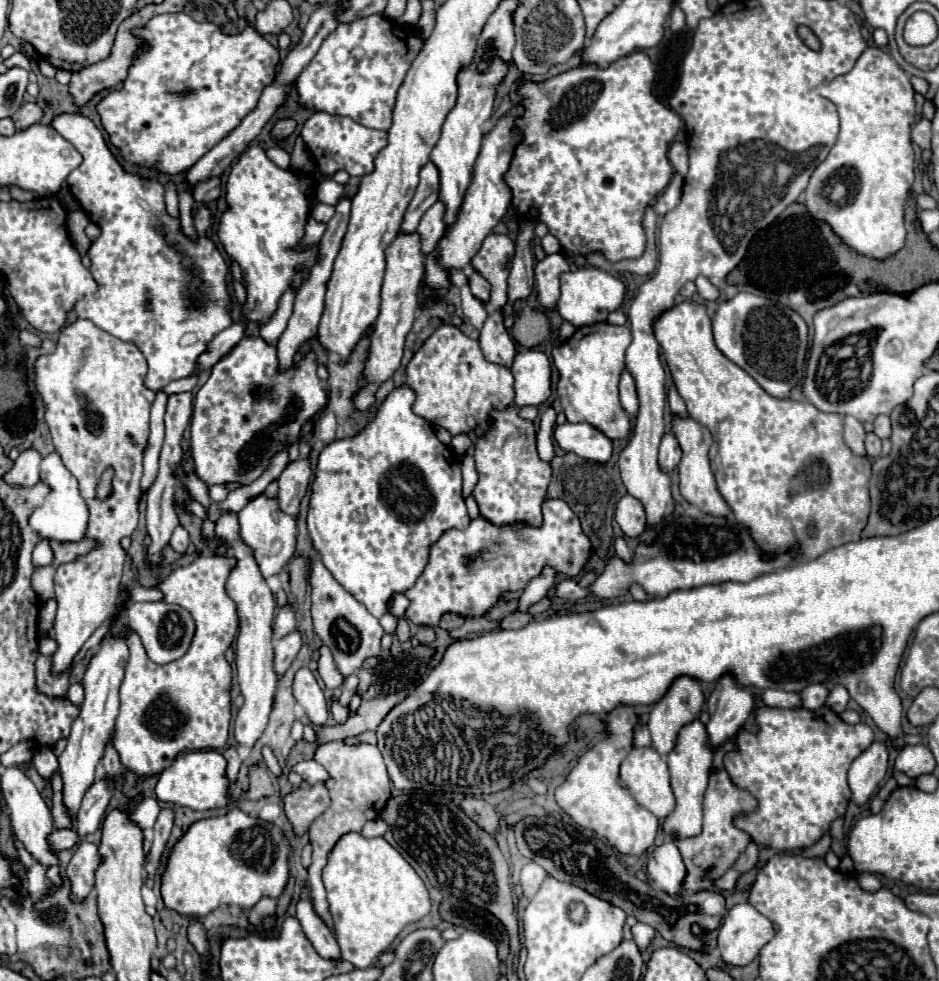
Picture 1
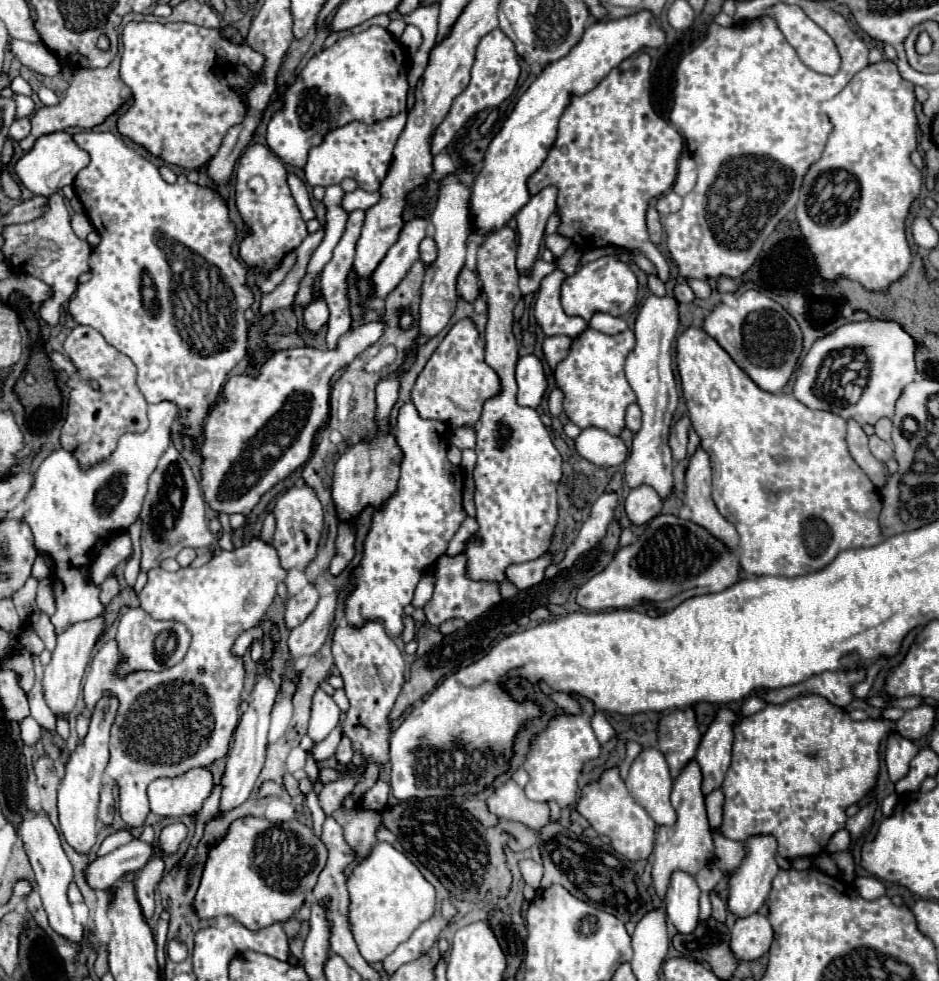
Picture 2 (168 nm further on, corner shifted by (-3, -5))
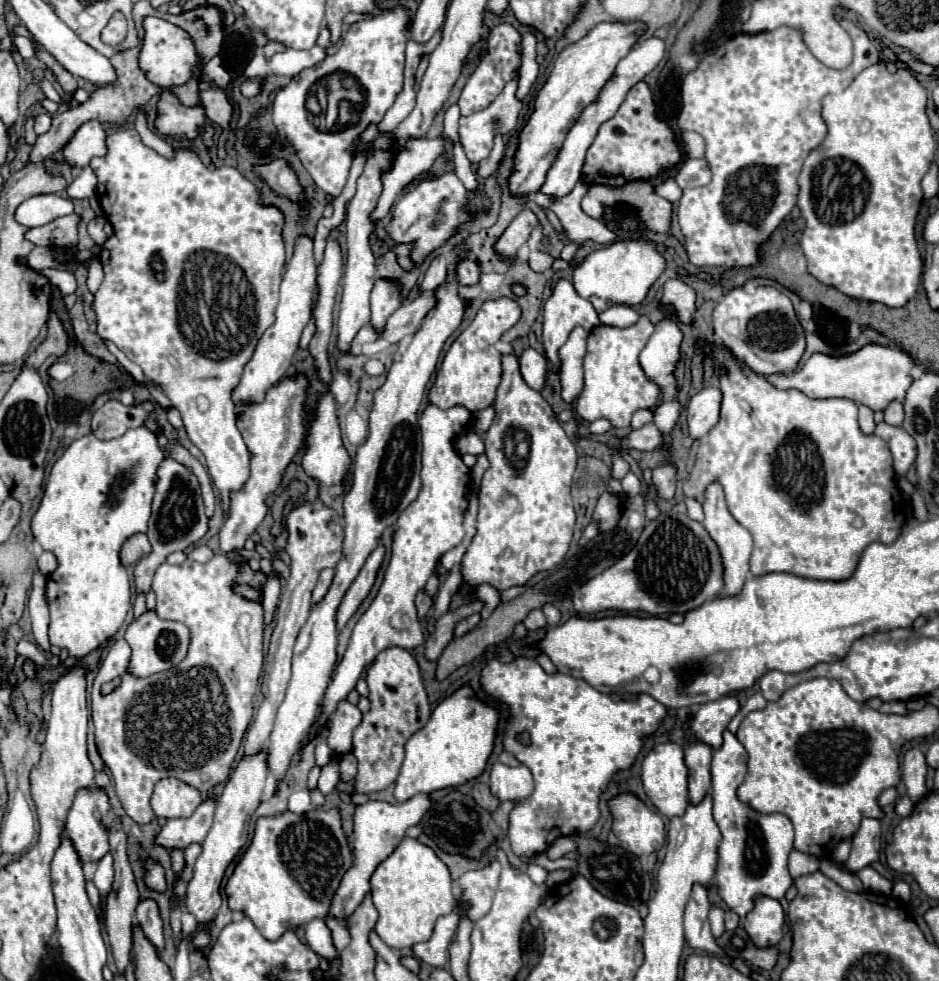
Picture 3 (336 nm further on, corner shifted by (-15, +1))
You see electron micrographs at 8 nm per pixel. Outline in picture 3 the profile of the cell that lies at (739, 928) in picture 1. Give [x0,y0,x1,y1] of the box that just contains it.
[745,897,785,947]

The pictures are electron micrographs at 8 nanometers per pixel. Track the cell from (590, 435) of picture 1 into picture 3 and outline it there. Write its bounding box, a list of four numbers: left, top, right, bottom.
[623,423,663,451]

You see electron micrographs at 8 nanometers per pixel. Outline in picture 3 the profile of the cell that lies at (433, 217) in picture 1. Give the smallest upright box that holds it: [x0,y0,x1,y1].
[421,255,447,291]

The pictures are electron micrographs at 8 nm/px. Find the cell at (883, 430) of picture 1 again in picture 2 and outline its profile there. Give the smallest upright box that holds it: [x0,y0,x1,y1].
[875,419,893,441]

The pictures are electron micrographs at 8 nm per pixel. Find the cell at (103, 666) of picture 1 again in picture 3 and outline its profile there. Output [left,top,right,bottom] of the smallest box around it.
[65,789,109,863]

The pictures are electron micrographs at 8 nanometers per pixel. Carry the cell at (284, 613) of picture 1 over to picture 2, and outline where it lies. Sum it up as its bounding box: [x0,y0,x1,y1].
[285,585,319,629]

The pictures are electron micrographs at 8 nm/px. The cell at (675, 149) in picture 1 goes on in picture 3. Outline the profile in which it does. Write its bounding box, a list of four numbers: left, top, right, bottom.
[675,159,711,189]

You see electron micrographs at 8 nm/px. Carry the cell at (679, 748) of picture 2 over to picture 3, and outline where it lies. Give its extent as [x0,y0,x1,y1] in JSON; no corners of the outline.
[685,741,711,805]

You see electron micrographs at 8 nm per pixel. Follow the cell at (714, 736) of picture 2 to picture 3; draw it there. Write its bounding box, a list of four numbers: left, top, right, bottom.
[711,731,793,917]

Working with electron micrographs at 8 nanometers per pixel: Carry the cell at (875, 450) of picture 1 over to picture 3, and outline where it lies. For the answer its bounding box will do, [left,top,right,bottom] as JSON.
[875,421,917,497]

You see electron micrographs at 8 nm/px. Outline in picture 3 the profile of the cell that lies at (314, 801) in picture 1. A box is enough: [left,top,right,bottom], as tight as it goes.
[353,647,431,793]

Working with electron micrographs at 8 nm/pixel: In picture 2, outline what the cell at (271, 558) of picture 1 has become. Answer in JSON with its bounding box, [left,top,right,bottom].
[83,537,287,827]

